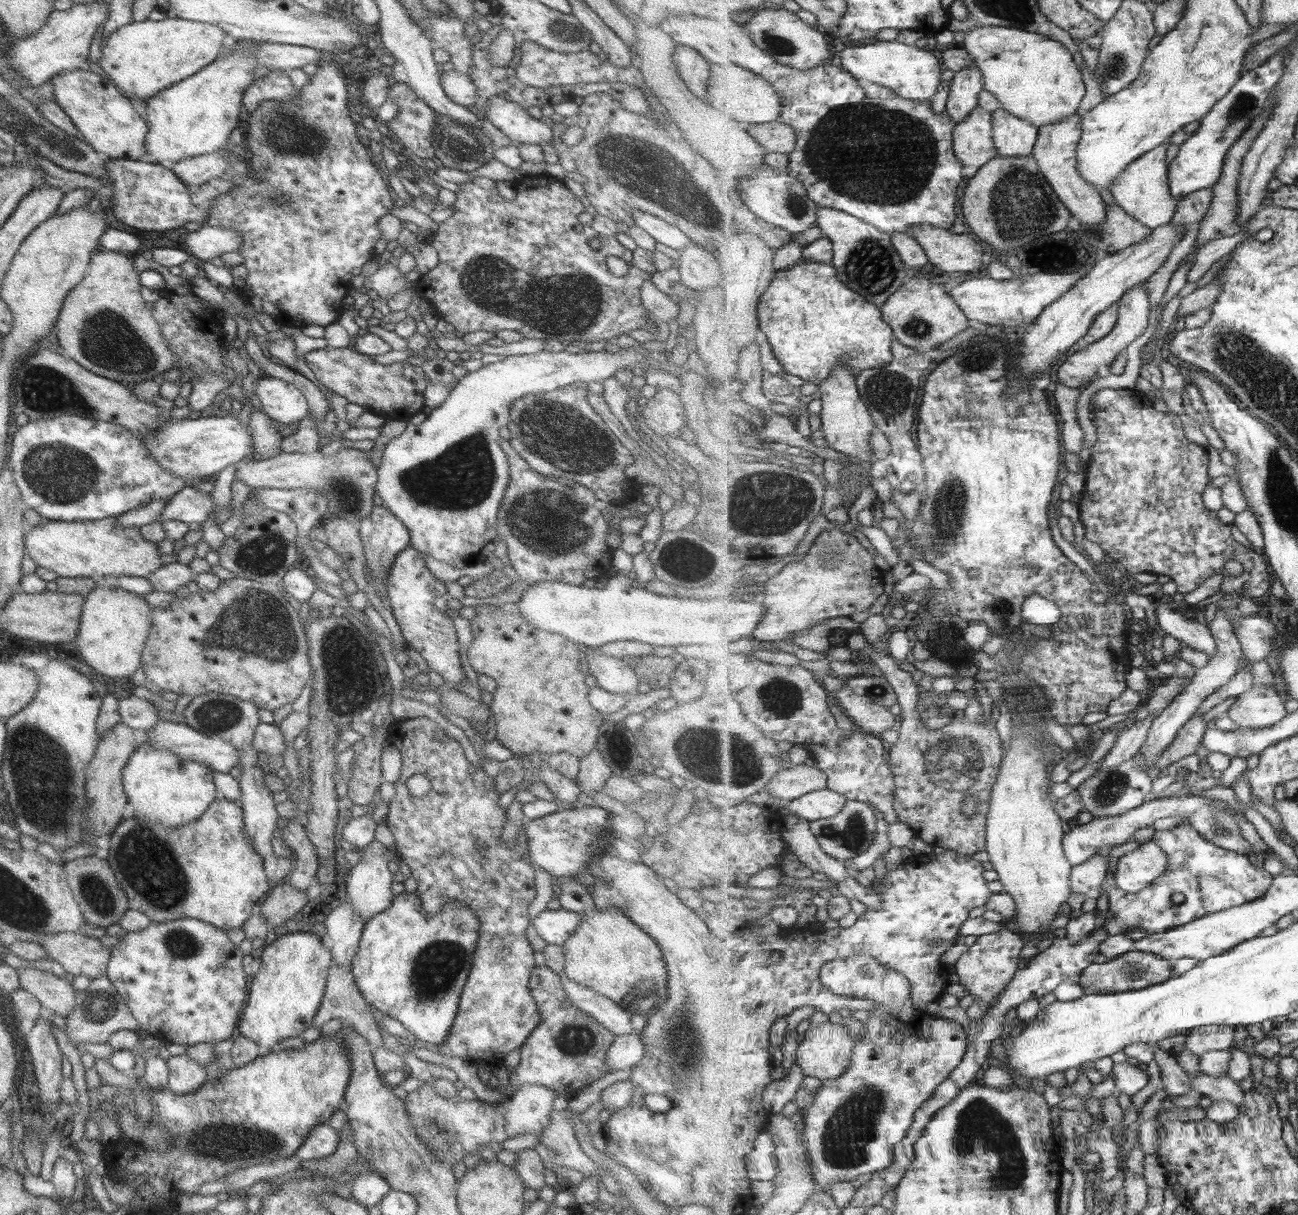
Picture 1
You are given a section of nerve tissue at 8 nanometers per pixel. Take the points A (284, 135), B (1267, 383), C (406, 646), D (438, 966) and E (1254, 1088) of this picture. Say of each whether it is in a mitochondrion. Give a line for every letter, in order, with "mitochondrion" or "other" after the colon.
A: mitochondrion
B: mitochondrion
C: other
D: mitochondrion
E: other

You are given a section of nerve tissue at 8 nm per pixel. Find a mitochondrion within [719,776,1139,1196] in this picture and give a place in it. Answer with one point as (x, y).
(978, 1121)

